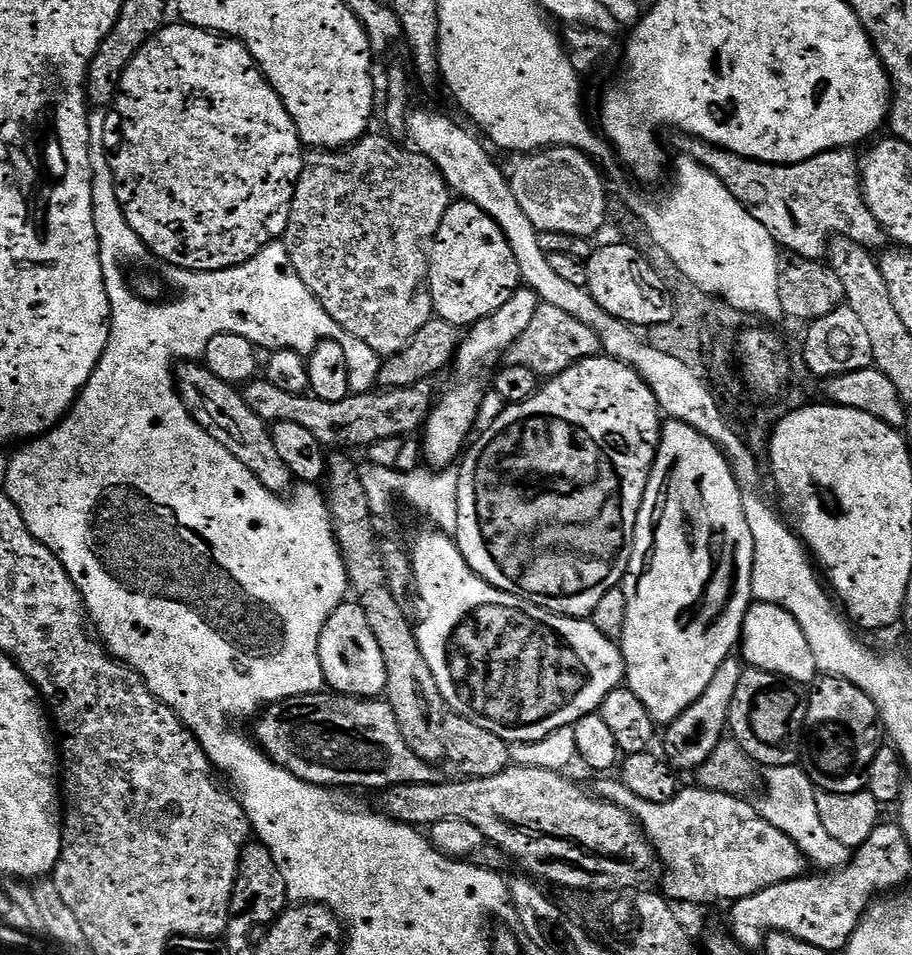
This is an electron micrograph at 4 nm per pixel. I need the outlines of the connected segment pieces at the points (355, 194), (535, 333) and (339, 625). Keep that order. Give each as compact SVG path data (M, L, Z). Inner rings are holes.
M369 134L356 143L348 145L347 148L309 151L304 168L300 171L300 181L296 183L288 228L282 237L282 243L286 246L288 256L292 260L292 269L299 274L302 282L306 282L308 289L320 299L320 305L324 307L326 314L330 314L330 318L334 318L334 322L338 322L342 330L354 334L354 338L362 338L362 342L366 342L366 346L370 346L370 350L374 350L381 358L401 352L415 338L418 330L422 330L422 326L426 326L426 322L433 319L432 295L428 289L428 258L450 203L448 183L445 182L444 175L434 166L434 162L430 162L430 158L426 158L418 151L407 152L396 144L399 143L387 135Z
M541 303L530 326L526 326L523 334L508 349L506 360L508 364L534 370L538 377L551 378L586 358L601 355L601 352L598 334L590 326L586 326L586 322L580 322L573 315L566 314L566 310Z
M356 602L340 604L334 610L334 614L330 614L320 639L320 661L324 667L325 685L341 696L376 698L384 692L388 682L386 662L382 658L382 646L378 646L378 638L374 638L374 630L370 630L370 622L366 622L366 614Z

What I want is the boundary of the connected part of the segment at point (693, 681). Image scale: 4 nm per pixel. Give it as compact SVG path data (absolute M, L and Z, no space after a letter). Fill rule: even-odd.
M669 419L660 429L660 449L656 452L656 461L652 464L652 470L648 477L648 485L644 491L644 501L640 503L638 522L634 530L634 542L632 553L628 563L628 572L624 575L622 585L626 594L626 626L620 635L619 646L624 653L624 670L626 673L626 687L635 694L642 706L650 713L657 725L667 726L677 720L682 713L698 698L702 698L702 692L710 686L710 680L714 674L718 674L718 668L722 662L726 662L737 651L744 635L744 619L748 613L748 607L753 604L752 598L752 571L754 570L754 534L750 534L750 526L746 522L746 510L744 509L744 492L742 485L736 480L728 465L728 457L717 448L710 438L694 428L683 424L680 420Z

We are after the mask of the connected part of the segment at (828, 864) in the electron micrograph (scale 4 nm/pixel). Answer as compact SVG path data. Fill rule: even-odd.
M791 764L781 768L770 768L763 773L762 788L764 784L764 797L758 800L758 807L762 818L770 822L770 826L778 826L798 850L802 850L805 861L814 864L818 870L839 870L852 859L853 849L842 846L826 830L822 818L818 815L818 791L807 771L803 767ZM765 775L765 776L764 776Z

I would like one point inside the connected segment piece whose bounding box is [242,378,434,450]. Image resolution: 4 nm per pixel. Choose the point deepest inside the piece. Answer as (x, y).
(363, 418)

